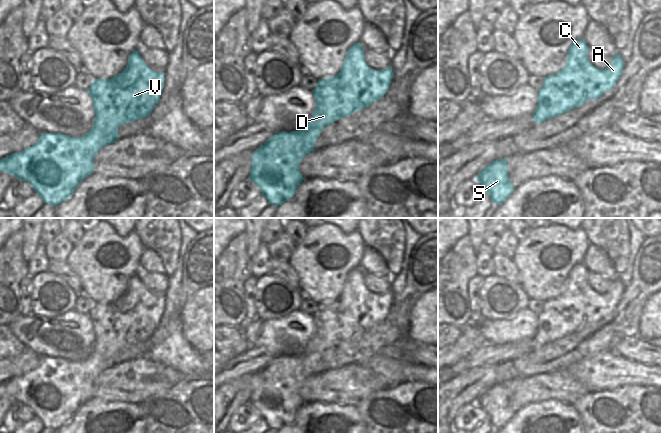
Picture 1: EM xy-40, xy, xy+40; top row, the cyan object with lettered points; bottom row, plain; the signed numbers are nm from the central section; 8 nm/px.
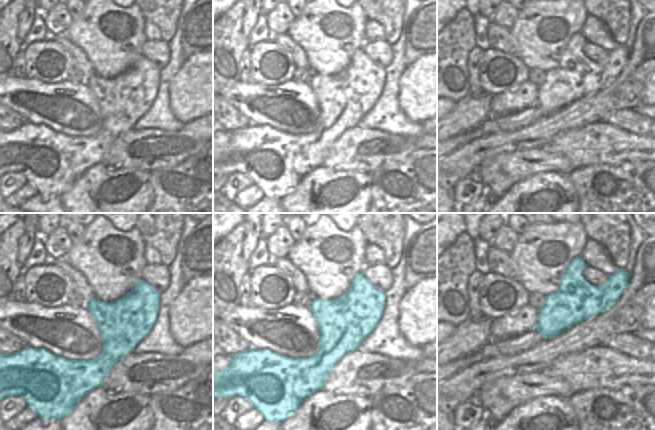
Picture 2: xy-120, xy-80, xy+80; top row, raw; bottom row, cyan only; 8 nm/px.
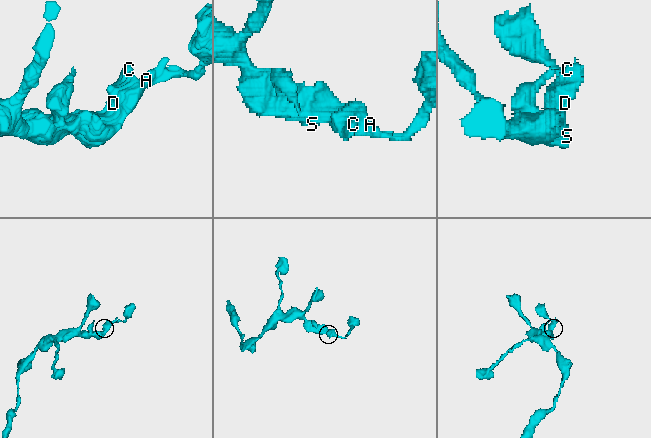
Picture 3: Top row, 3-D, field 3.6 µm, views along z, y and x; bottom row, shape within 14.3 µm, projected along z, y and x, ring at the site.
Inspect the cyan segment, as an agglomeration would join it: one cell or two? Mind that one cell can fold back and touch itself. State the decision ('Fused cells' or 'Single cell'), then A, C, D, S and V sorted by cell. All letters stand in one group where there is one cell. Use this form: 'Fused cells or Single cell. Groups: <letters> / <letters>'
Single cell. Groups: A C D S V

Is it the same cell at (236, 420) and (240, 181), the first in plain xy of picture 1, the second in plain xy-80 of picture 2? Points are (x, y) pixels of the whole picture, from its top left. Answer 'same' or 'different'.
same

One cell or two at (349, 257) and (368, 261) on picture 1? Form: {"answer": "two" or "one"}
{"answer": "two"}

